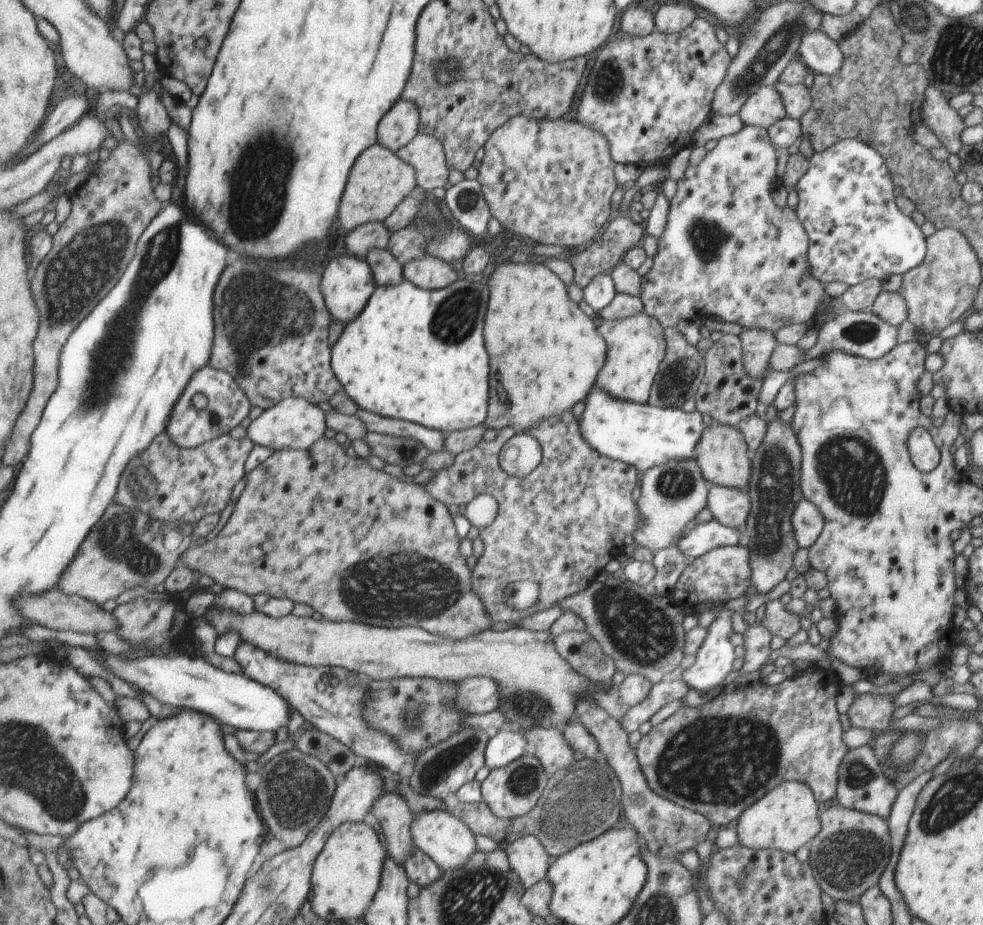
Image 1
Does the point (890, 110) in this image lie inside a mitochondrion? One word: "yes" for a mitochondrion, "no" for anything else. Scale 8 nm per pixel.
no

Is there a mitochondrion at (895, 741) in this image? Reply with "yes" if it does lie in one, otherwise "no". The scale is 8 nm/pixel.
no

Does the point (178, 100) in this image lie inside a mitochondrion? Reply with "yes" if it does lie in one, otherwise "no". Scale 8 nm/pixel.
no

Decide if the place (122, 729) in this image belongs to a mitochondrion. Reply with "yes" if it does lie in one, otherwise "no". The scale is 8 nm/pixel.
no

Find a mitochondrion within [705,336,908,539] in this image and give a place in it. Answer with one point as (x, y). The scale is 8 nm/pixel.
(849, 467)

